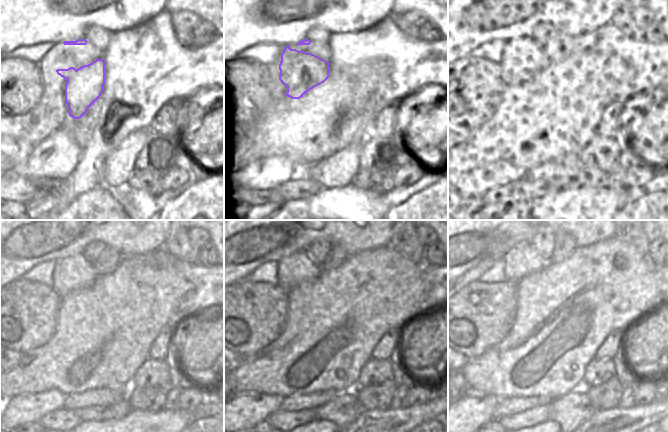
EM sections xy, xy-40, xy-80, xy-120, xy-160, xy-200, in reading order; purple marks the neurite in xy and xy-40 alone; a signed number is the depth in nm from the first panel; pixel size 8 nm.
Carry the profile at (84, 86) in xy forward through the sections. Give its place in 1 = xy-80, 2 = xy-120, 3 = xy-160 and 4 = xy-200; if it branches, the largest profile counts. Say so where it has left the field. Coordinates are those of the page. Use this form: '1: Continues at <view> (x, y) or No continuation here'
1: Continues at xy-80 (523, 59)
2: Continues at xy-120 (77, 272)
3: Continues at xy-160 (299, 267)
4: Continues at xy-200 (521, 261)

